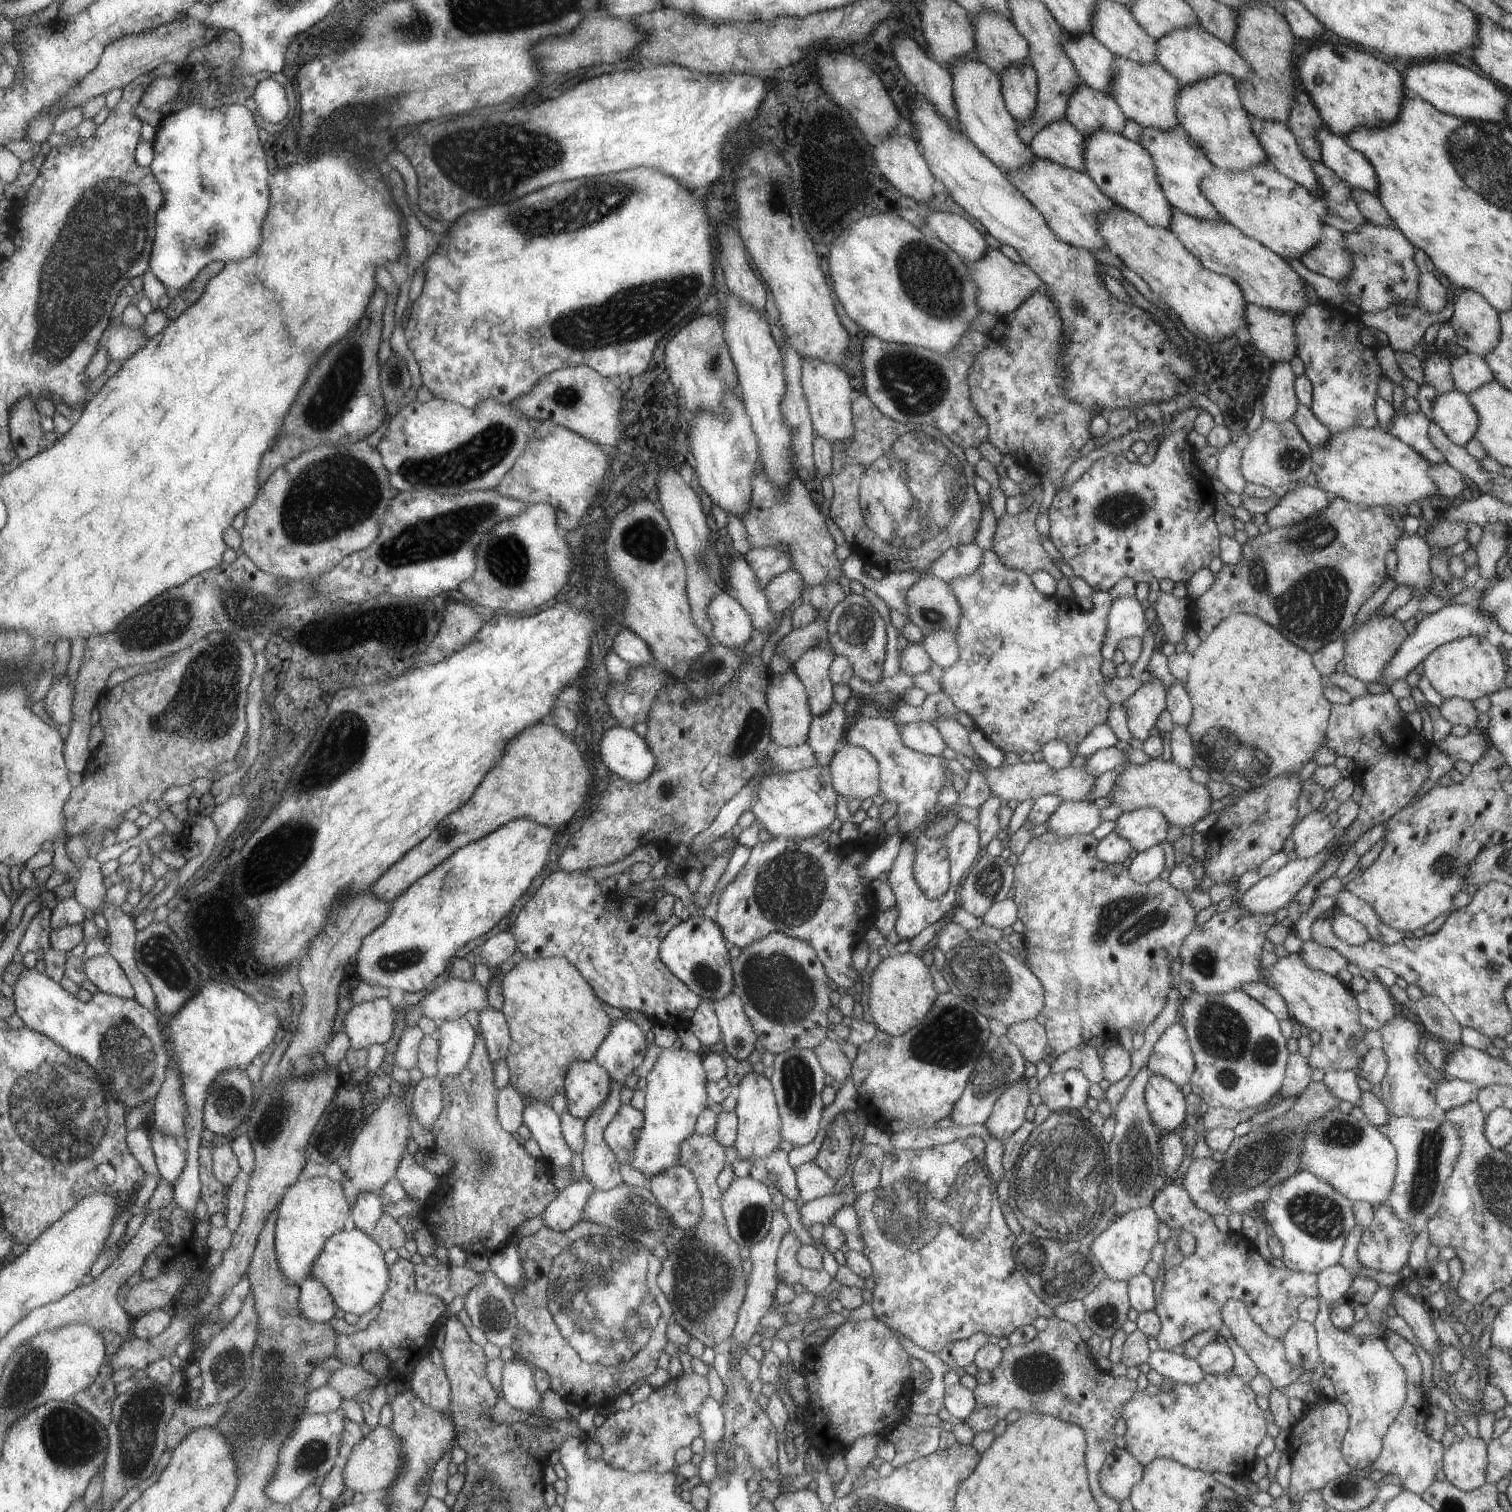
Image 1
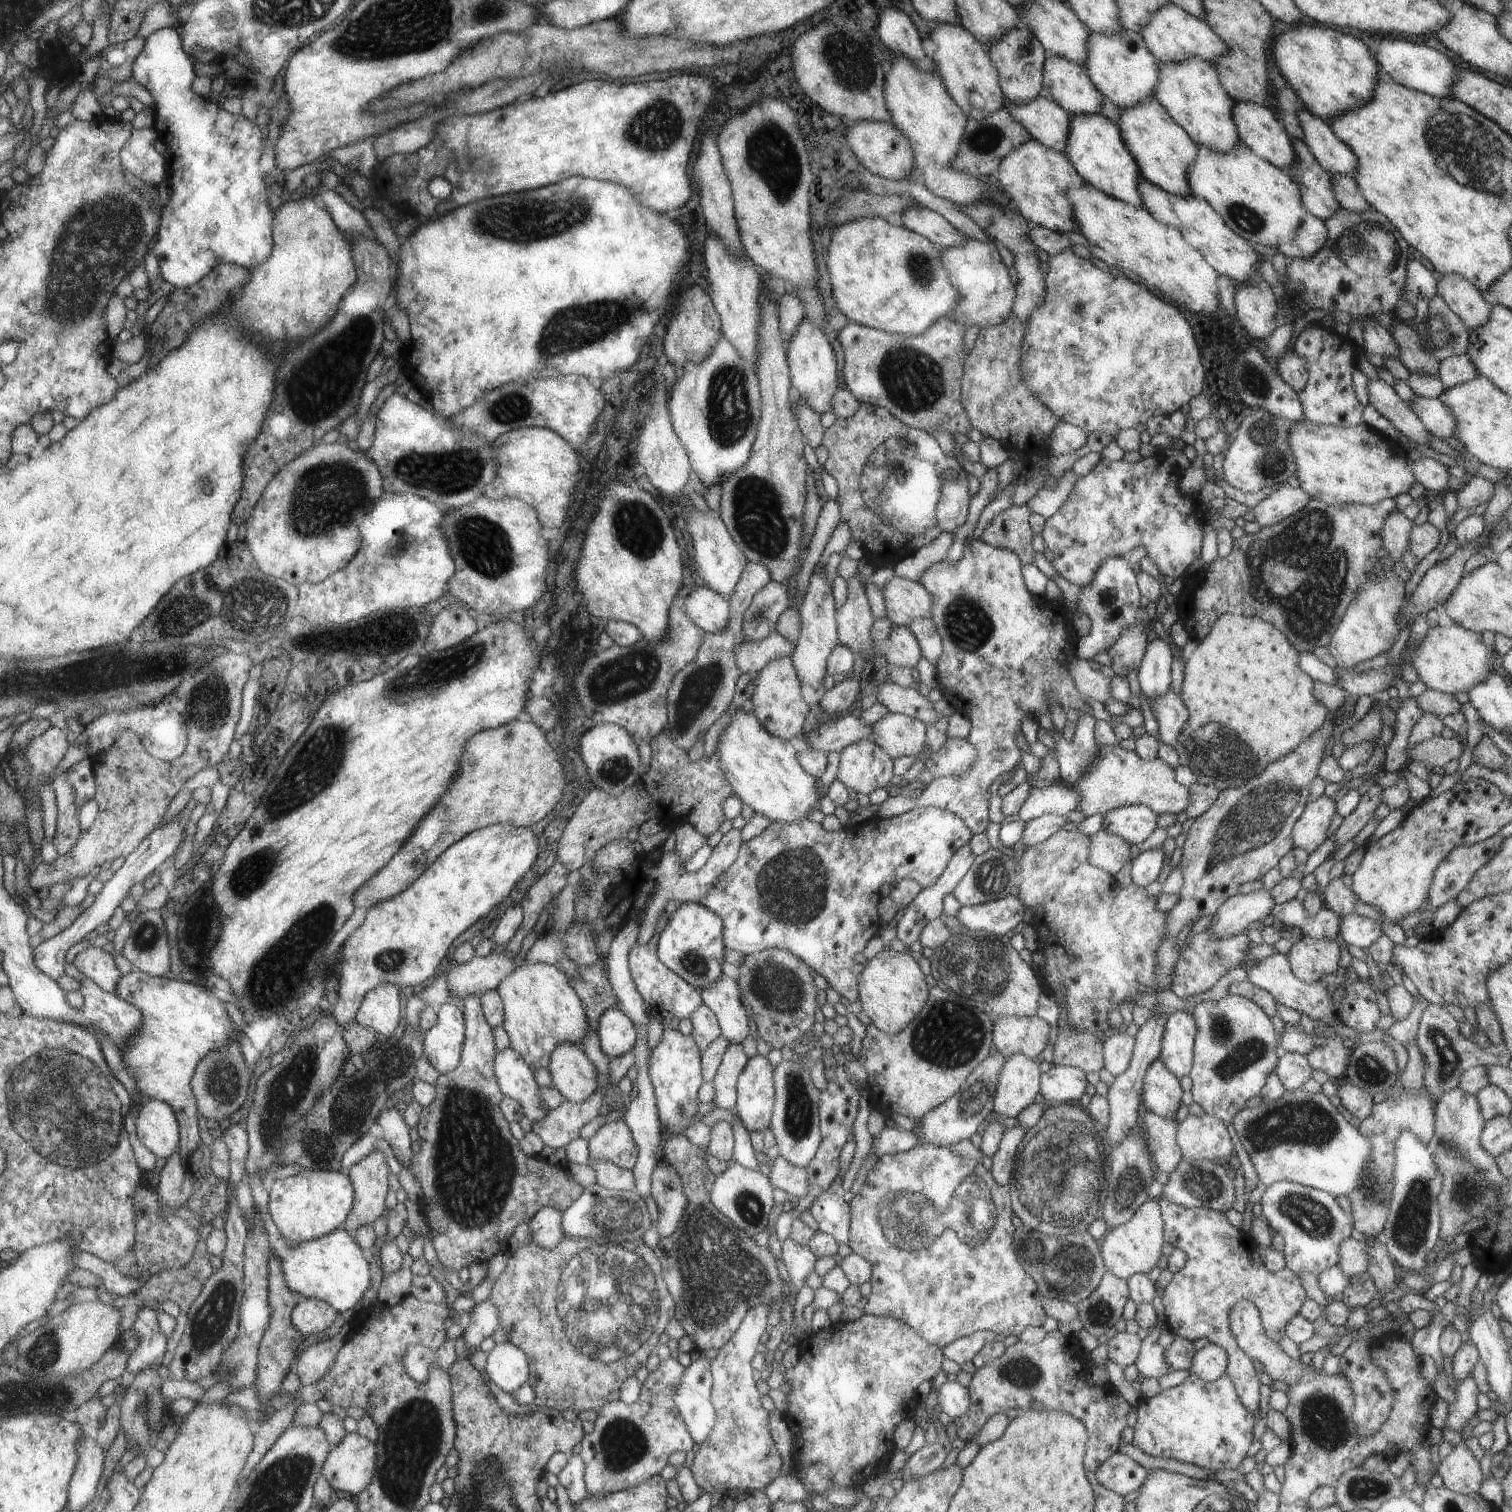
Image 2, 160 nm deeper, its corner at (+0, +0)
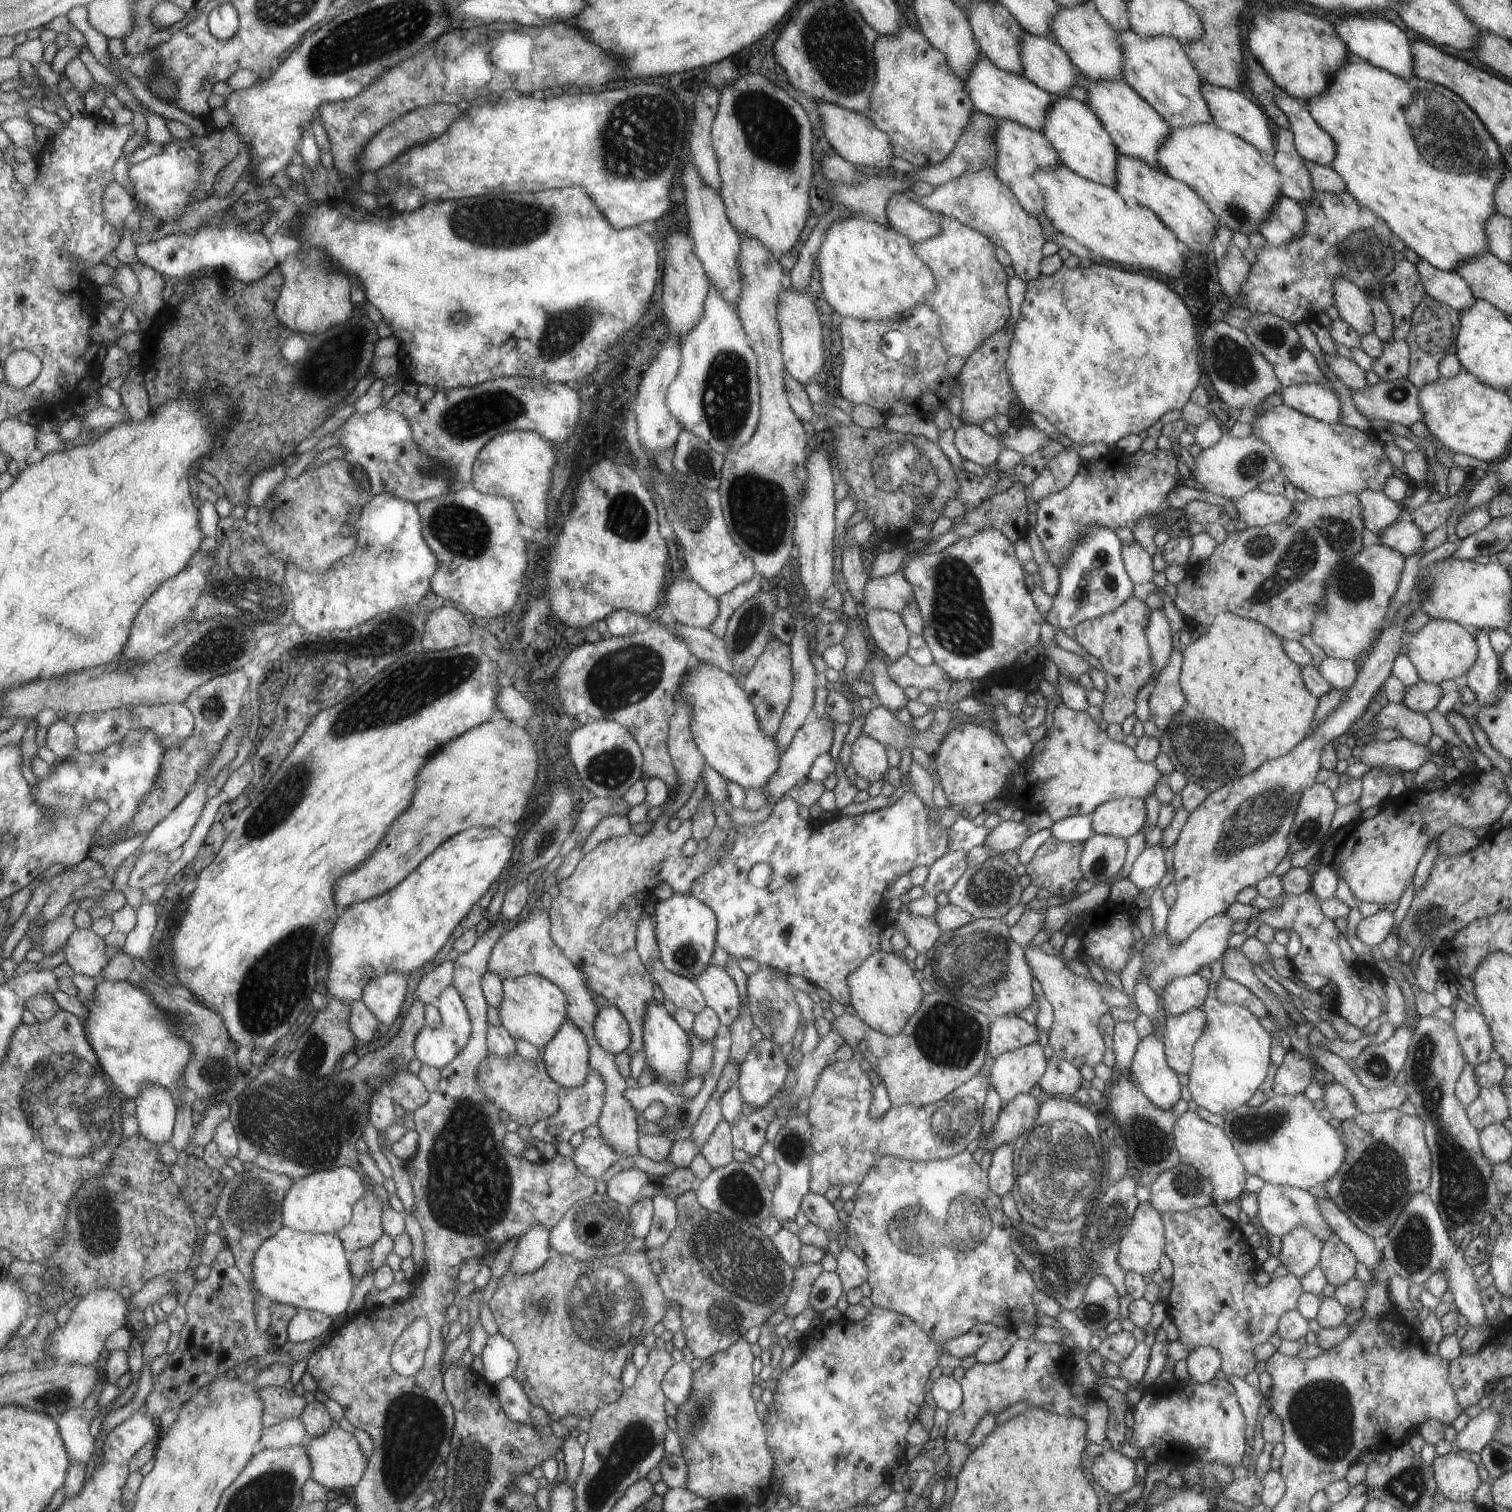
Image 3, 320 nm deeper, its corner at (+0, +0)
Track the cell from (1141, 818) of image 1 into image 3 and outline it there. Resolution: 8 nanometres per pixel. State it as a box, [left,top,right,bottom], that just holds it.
[1090,797,1146,839]

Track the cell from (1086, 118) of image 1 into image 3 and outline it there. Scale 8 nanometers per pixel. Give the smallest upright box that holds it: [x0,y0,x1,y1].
[1021,32,1079,98]

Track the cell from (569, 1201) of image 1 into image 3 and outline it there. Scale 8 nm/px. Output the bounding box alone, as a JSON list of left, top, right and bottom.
[510,1224,555,1274]

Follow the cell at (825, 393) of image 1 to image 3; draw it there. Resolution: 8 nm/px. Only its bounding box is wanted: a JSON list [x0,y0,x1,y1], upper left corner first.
[777,285,823,386]

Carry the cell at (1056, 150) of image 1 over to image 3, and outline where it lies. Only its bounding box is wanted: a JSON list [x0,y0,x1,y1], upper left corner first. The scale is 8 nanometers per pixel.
[961,54,1055,134]

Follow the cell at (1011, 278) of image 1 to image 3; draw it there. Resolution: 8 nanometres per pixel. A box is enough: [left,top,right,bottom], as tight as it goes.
[912,216,1010,359]

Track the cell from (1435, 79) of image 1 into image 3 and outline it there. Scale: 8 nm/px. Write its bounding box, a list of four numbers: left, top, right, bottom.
[1333,16,1416,80]

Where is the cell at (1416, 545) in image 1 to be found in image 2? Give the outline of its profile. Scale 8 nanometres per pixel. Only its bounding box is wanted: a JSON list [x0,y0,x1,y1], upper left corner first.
[1382,510,1413,563]

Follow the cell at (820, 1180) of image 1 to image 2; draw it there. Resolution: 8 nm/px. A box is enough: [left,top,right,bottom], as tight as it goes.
[768,1156,809,1198]

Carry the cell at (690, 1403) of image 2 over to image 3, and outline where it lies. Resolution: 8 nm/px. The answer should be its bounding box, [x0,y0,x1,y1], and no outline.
[662,1360,693,1406]

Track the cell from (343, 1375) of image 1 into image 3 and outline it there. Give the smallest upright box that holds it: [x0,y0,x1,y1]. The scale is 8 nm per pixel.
[259,1386,307,1427]

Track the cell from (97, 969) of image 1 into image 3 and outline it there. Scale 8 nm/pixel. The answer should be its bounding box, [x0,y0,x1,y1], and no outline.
[65,929,109,978]

